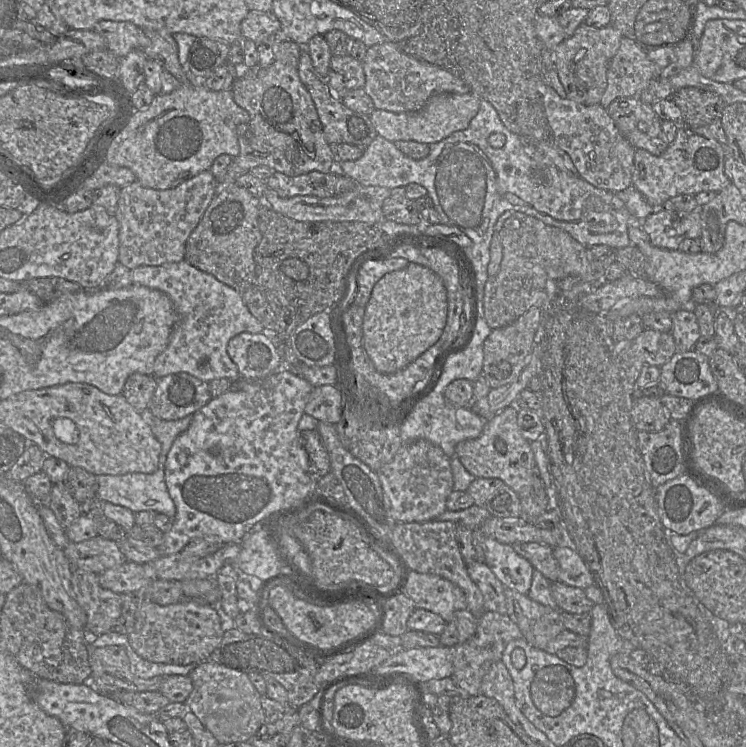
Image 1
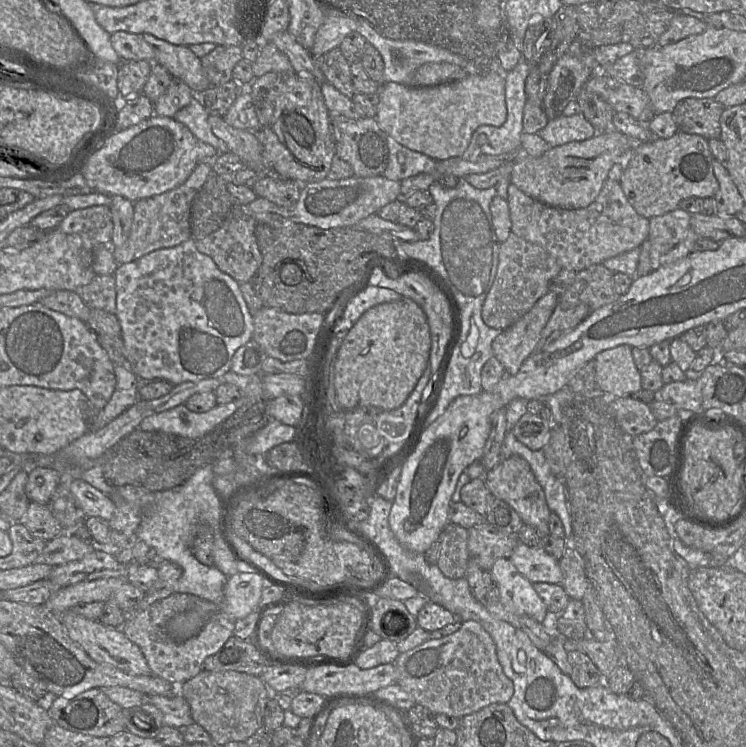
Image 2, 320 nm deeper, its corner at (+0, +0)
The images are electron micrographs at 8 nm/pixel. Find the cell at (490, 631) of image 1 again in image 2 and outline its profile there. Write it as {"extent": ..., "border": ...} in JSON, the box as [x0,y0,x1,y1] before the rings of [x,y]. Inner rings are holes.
{"extent":[394,620,514,719],"border":[[[473,620],[462,622],[460,628],[449,635],[427,640],[409,651],[400,653],[394,665],[397,684],[413,696],[416,704],[426,707],[434,715],[445,714],[460,719],[490,704],[507,703],[514,693],[513,682],[504,674],[497,659],[493,639],[480,623]]]}

